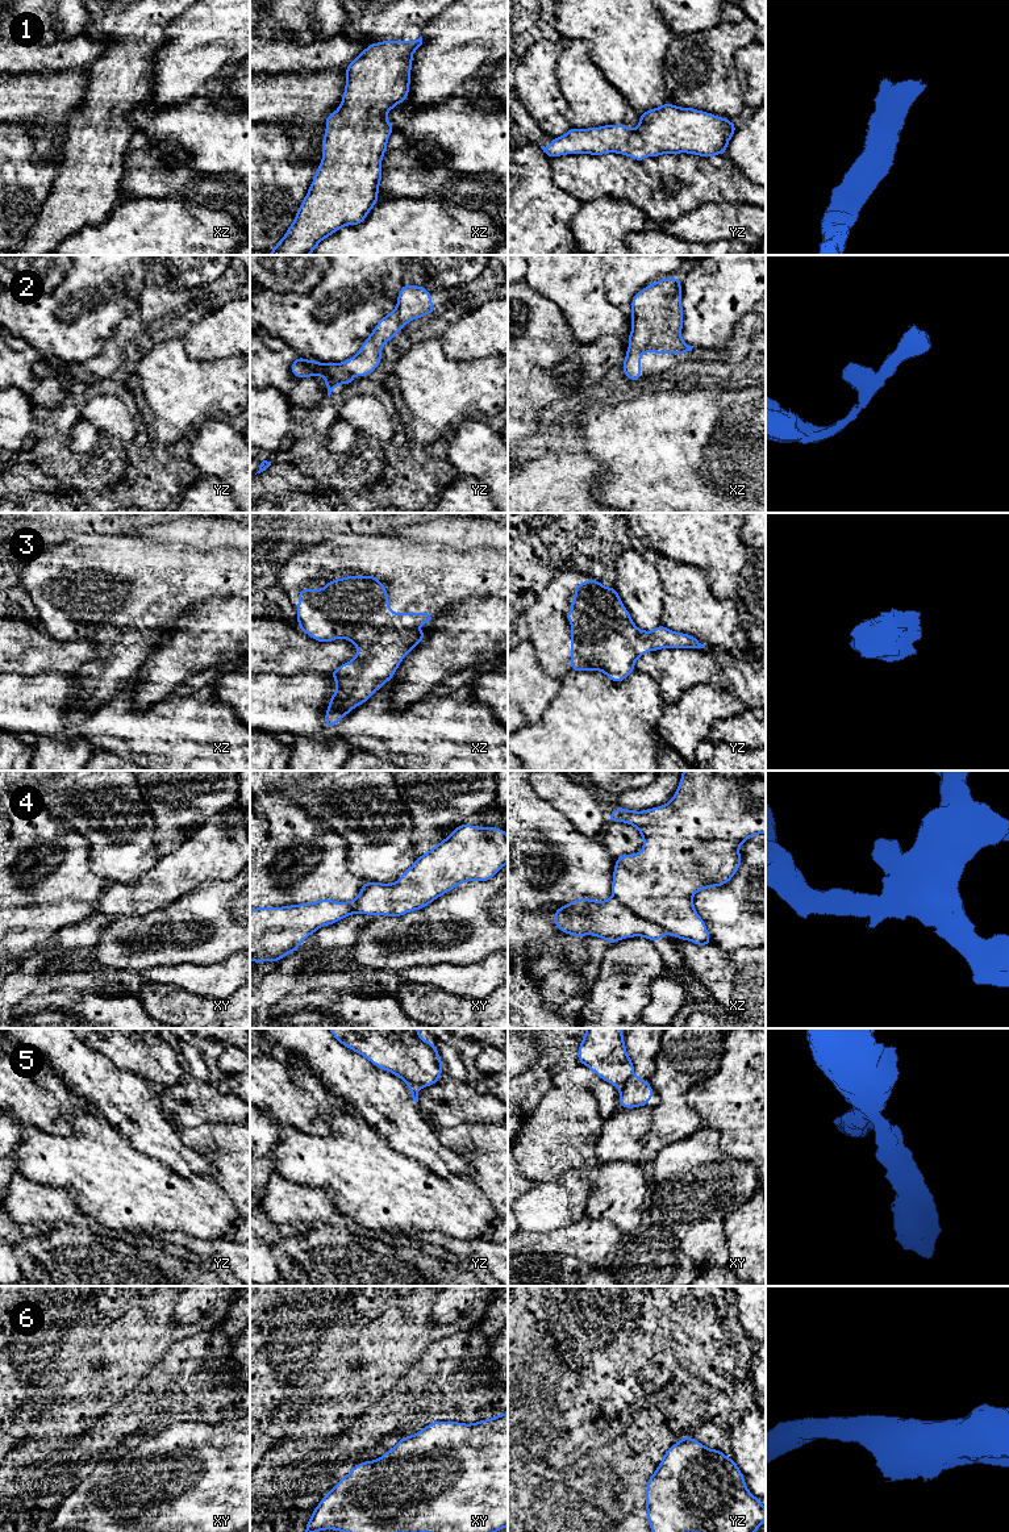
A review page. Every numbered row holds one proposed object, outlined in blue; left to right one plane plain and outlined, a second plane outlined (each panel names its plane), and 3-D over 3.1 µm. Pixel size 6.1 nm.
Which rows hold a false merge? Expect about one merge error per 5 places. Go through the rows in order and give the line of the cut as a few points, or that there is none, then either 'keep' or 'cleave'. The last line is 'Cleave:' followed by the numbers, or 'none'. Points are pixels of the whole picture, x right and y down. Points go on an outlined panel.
1: no cut; keep
2: no cut; keep
3: no cut; keep
4: cut in xz along (612, 897), (643, 918), (658, 923), (668, 933); cleave
5: cut in xy along (632, 1073), (618, 1088); cleave
6: no cut; keep
Cleave: 4, 5

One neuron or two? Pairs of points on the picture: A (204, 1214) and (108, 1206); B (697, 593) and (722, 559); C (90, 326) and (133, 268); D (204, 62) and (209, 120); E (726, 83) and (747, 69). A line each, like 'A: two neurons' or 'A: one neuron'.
A: one neuron
B: two neurons
C: one neuron
D: two neurons
E: two neurons

